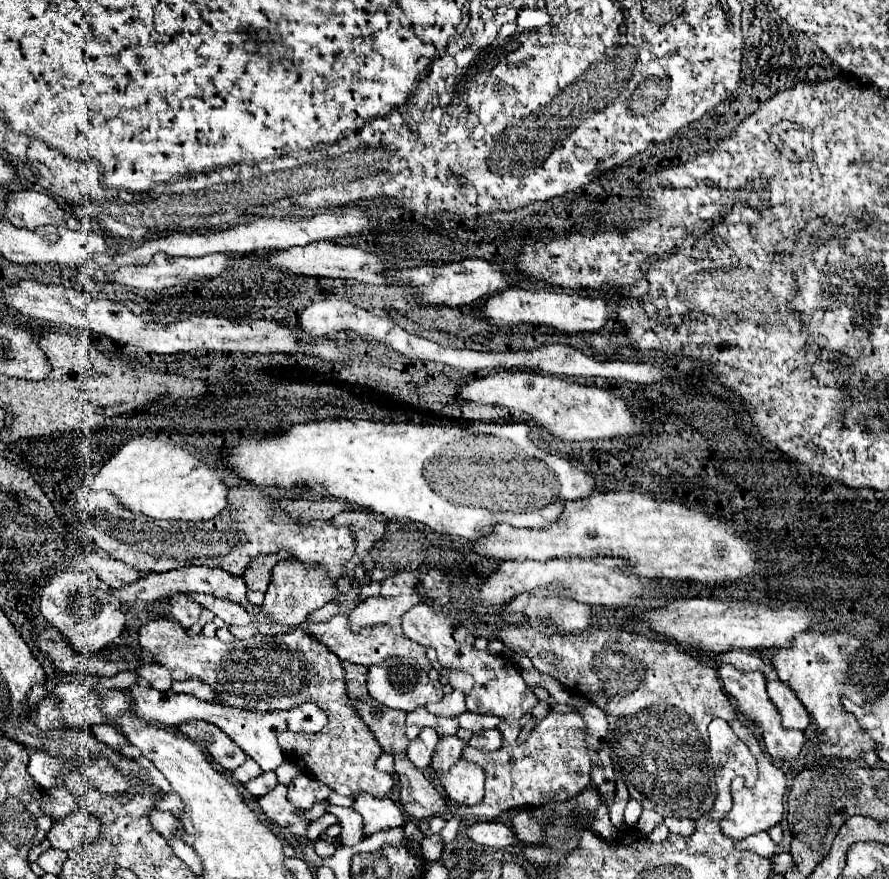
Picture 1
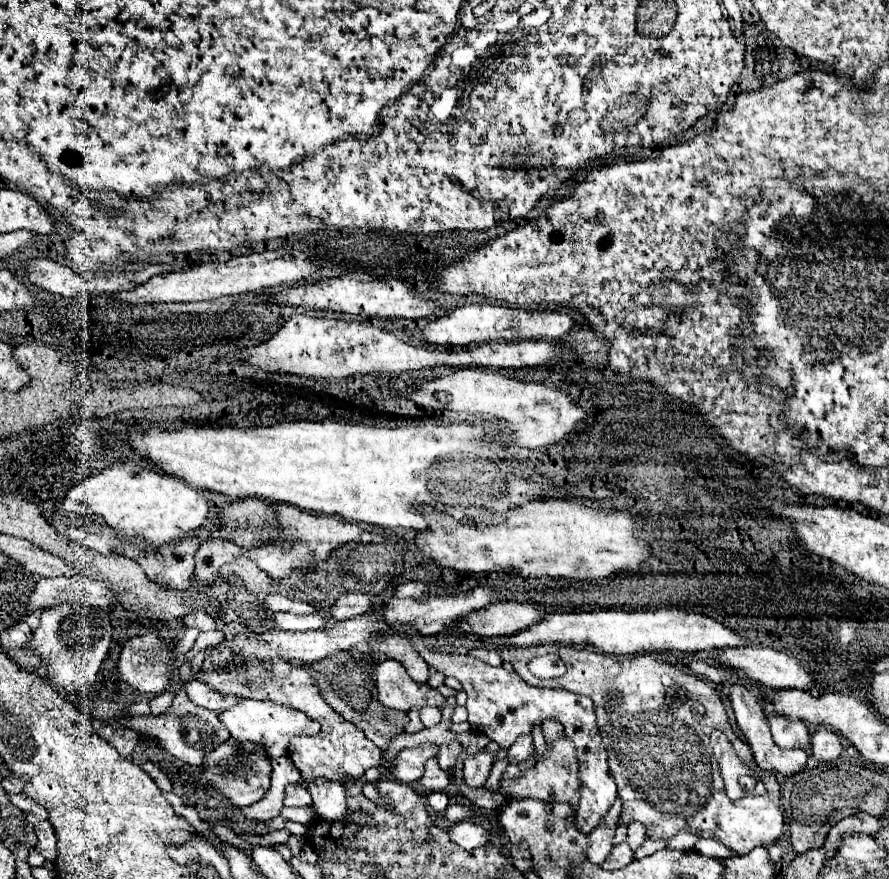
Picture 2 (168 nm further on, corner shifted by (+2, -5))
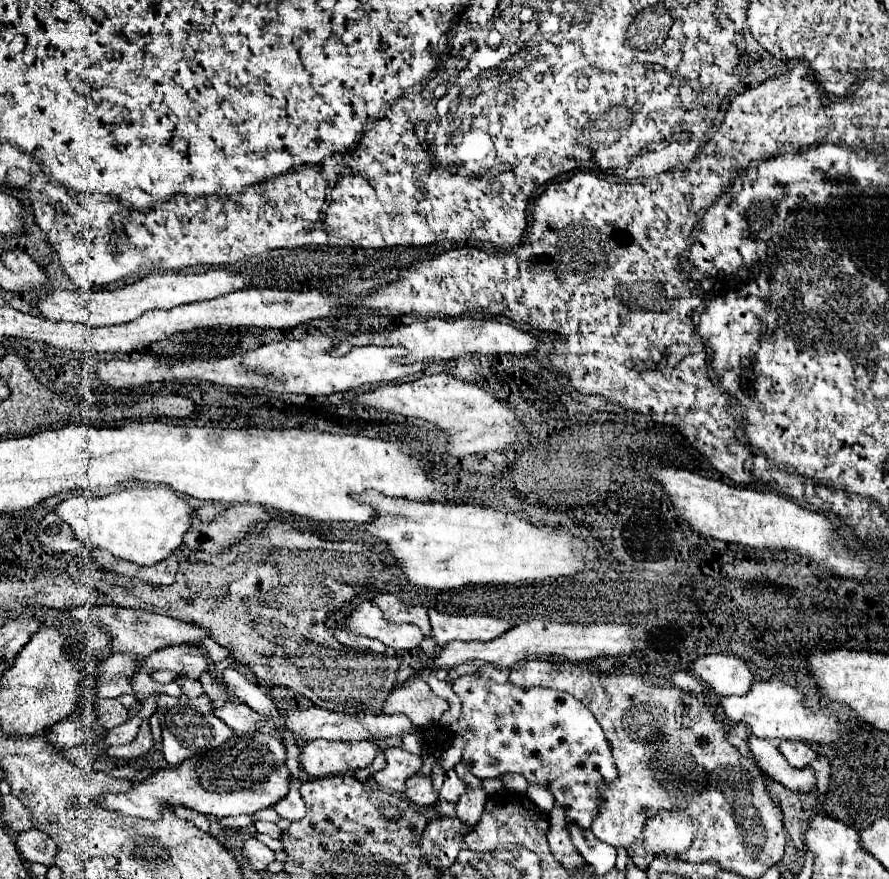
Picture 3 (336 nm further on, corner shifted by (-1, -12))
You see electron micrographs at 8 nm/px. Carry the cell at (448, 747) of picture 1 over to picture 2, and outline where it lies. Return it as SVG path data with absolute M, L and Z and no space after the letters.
M430 758L430 760L426 762L426 770L424 770L424 776L420 778L420 784L422 784L428 792L446 790L448 784L450 784L450 778L448 778L448 772L438 766L436 758Z

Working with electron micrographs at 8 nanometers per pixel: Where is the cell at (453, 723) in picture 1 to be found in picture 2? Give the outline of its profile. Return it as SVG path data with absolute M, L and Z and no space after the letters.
M448 742L448 744L438 746L438 764L440 764L440 768L448 768L448 772L450 772L452 768L456 768L460 764L460 758L462 758L460 742Z

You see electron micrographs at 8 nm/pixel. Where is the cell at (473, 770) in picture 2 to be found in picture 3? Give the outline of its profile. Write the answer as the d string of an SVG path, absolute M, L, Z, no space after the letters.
M467 789L467 793L455 805L457 817L463 819L465 827L475 827L477 825L481 813L483 813L485 801L487 801L487 793L483 789Z

